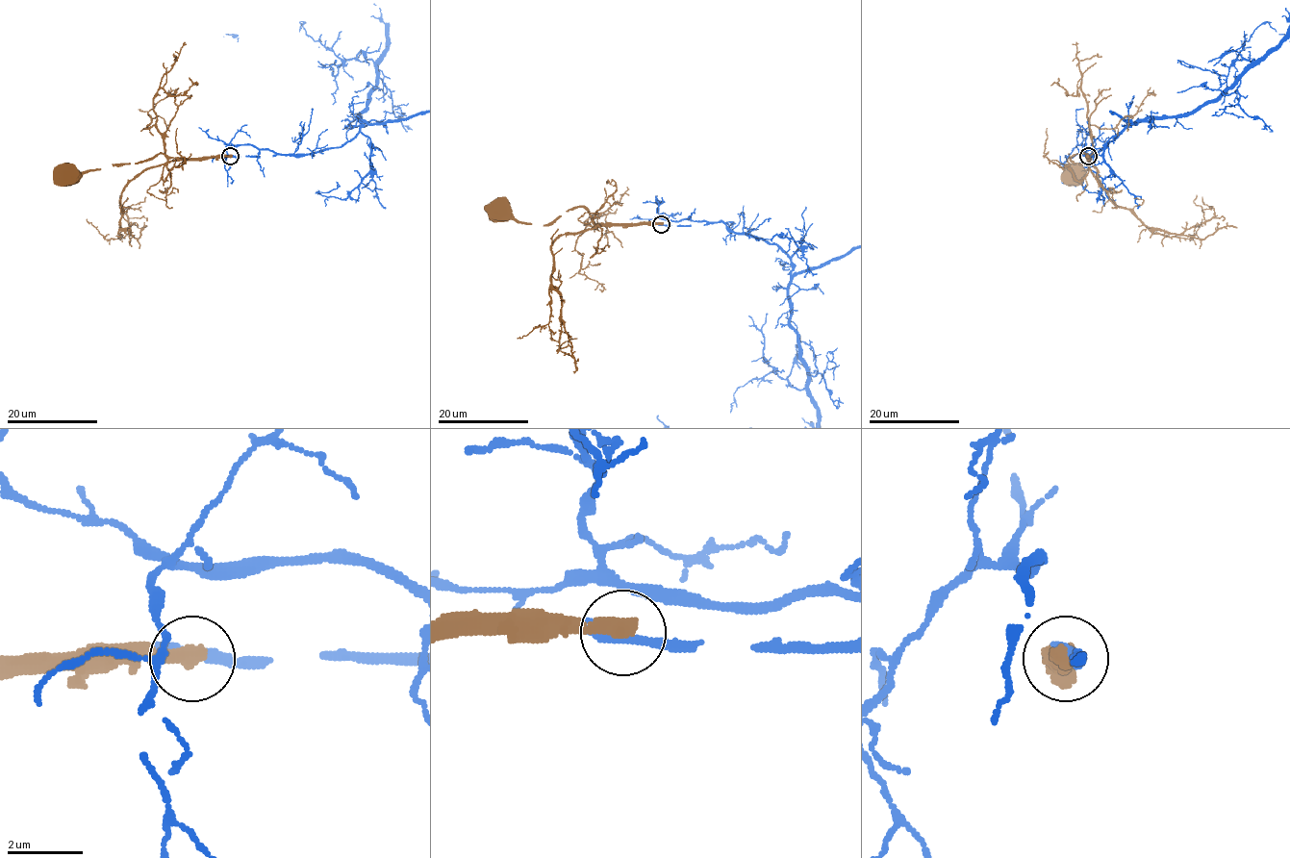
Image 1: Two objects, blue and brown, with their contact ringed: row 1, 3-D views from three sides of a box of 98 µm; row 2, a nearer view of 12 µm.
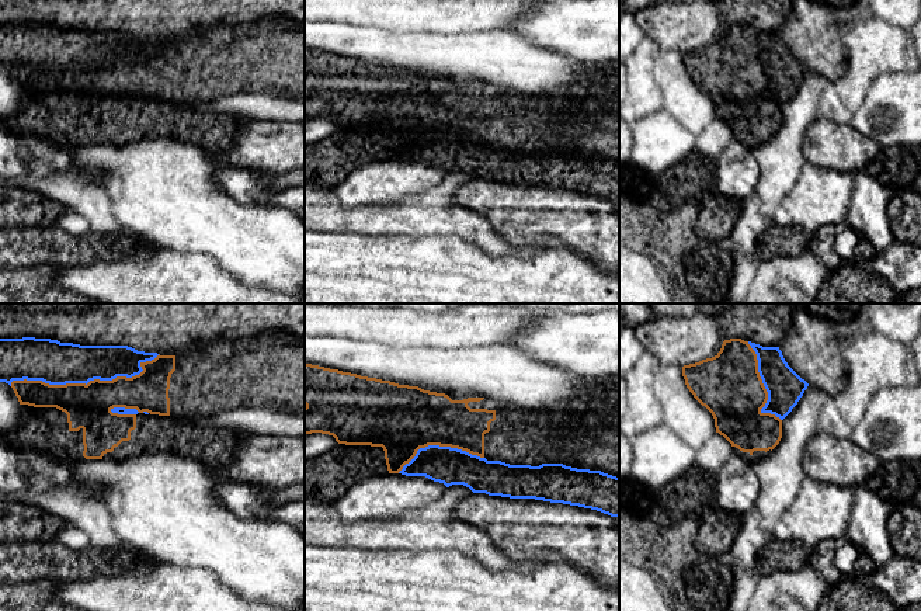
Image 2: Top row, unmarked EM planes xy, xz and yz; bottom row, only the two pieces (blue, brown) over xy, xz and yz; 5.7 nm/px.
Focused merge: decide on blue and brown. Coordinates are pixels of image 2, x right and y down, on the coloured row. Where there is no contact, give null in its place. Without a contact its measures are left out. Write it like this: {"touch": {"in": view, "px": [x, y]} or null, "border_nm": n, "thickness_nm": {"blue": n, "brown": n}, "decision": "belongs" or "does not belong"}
{"touch": {"in": "xy", "px": [87, 382]}, "border_nm": 850, "thickness_nm": {"blue": 260, "brown": 260}, "decision": "does not belong"}

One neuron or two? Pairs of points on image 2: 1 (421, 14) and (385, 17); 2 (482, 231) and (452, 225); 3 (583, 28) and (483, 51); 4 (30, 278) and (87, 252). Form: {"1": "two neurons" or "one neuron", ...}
{"1": "one neuron", "2": "one neuron", "3": "two neurons", "4": "two neurons"}

